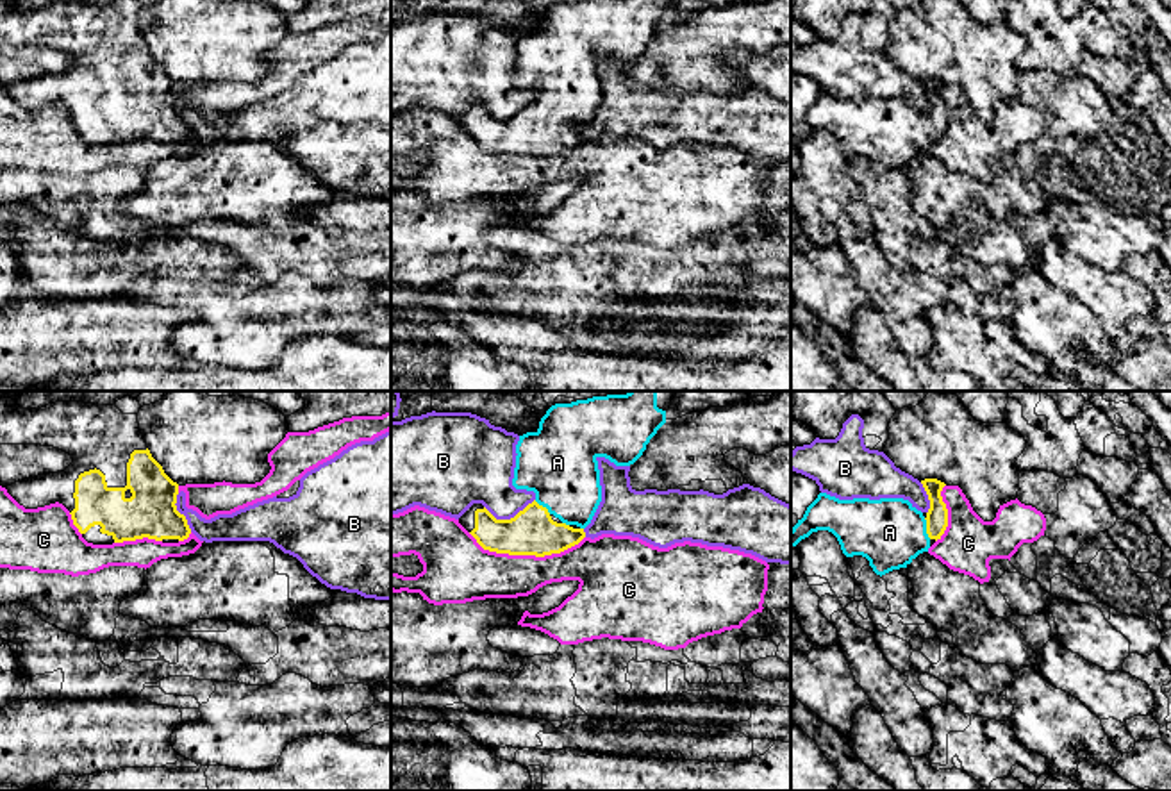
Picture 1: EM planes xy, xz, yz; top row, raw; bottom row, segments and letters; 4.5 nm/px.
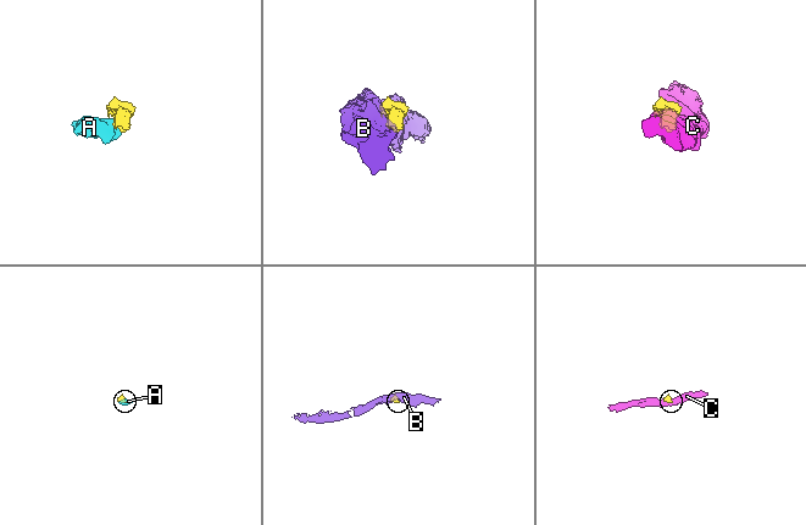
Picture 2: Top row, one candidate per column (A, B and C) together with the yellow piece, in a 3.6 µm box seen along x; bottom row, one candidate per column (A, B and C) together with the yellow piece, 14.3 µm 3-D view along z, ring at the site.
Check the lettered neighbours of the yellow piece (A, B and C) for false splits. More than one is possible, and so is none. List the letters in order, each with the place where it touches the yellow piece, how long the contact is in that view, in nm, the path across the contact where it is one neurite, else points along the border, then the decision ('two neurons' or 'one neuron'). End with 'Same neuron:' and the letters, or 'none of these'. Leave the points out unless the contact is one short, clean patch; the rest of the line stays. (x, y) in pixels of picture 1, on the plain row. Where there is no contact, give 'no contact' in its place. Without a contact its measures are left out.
A: meets yellow in yz at (927, 129); contact 100 nm long; runs through yz (936, 118), (927, 129), (889, 133); one neuron
B: meets yellow in xz at (511, 118); contact 240 nm long; two neurons
C: meets yellow in xz at (527, 154); contact 550 nm long; two neurons
Same neuron: A

